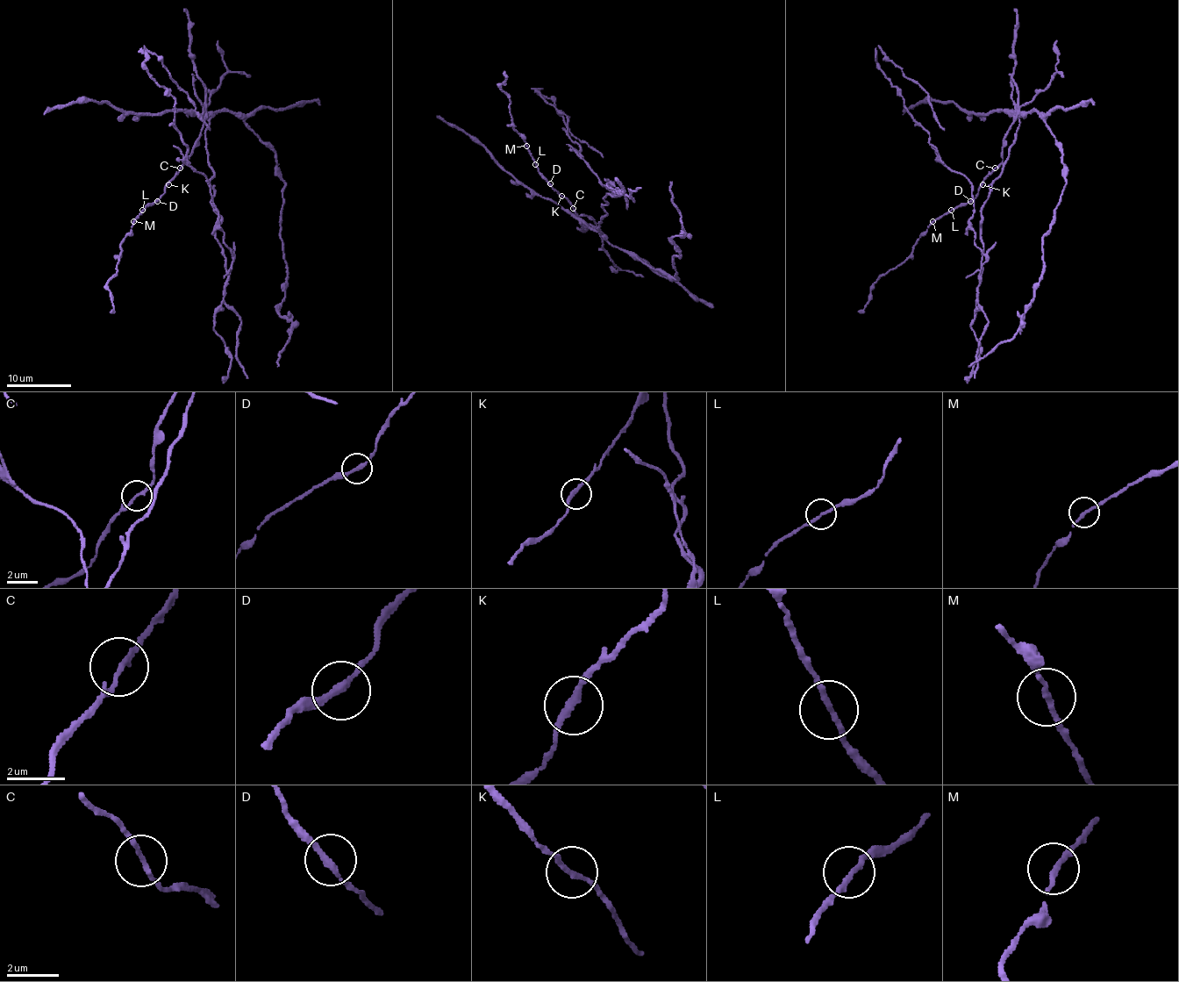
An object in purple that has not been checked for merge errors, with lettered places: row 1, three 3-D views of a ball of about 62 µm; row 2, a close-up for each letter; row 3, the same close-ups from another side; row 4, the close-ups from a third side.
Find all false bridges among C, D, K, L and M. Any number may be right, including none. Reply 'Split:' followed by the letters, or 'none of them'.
Split: C

